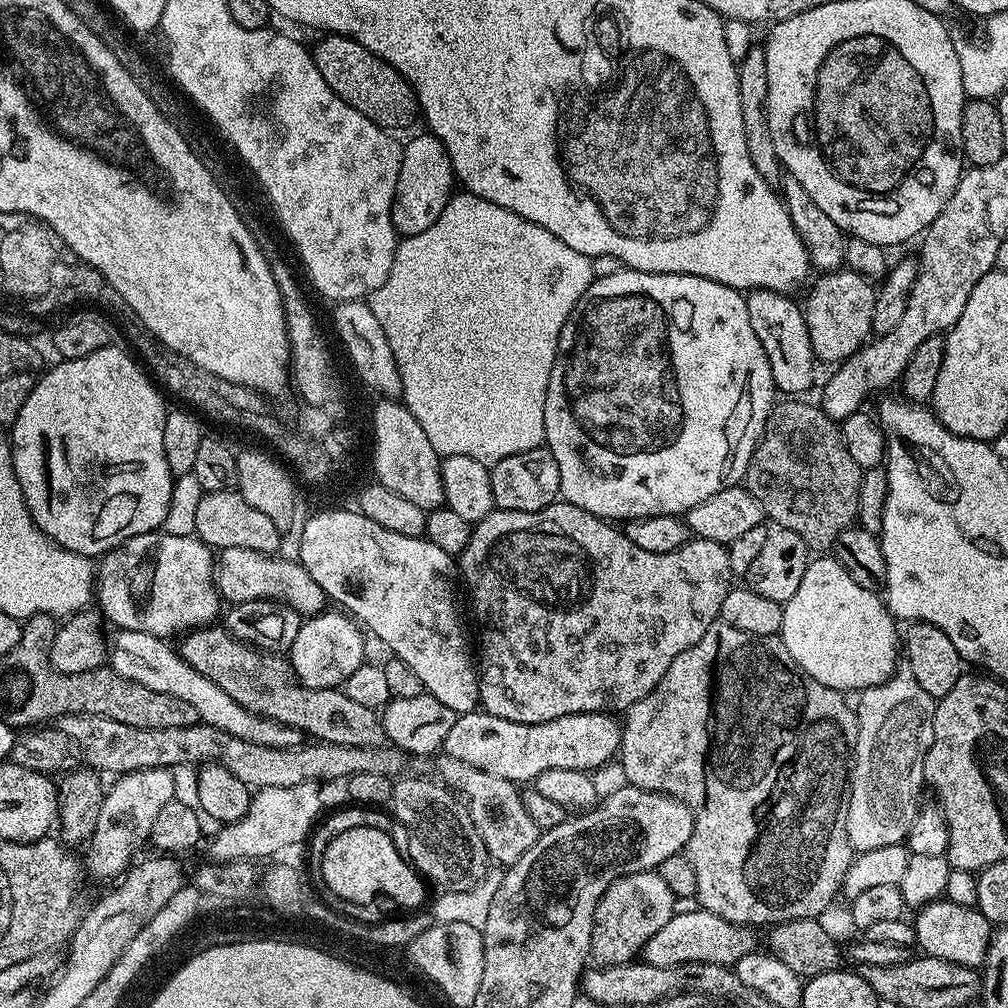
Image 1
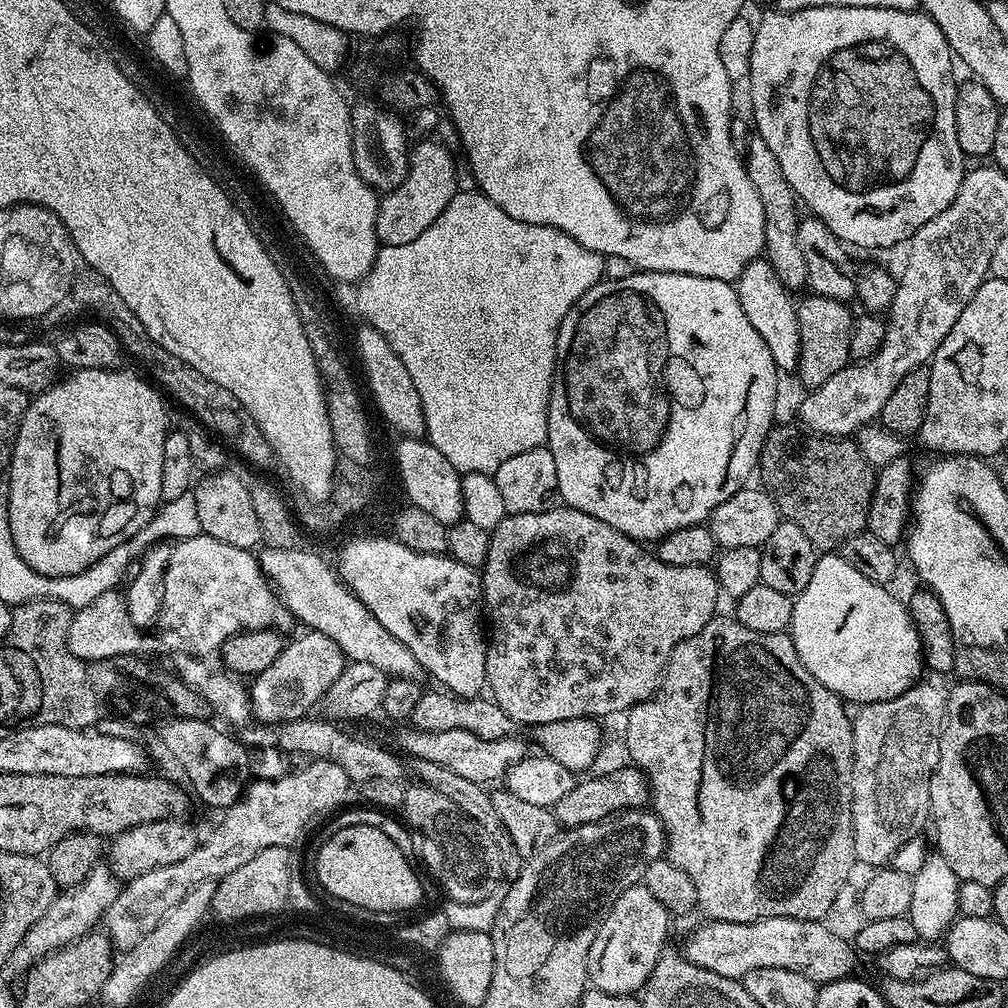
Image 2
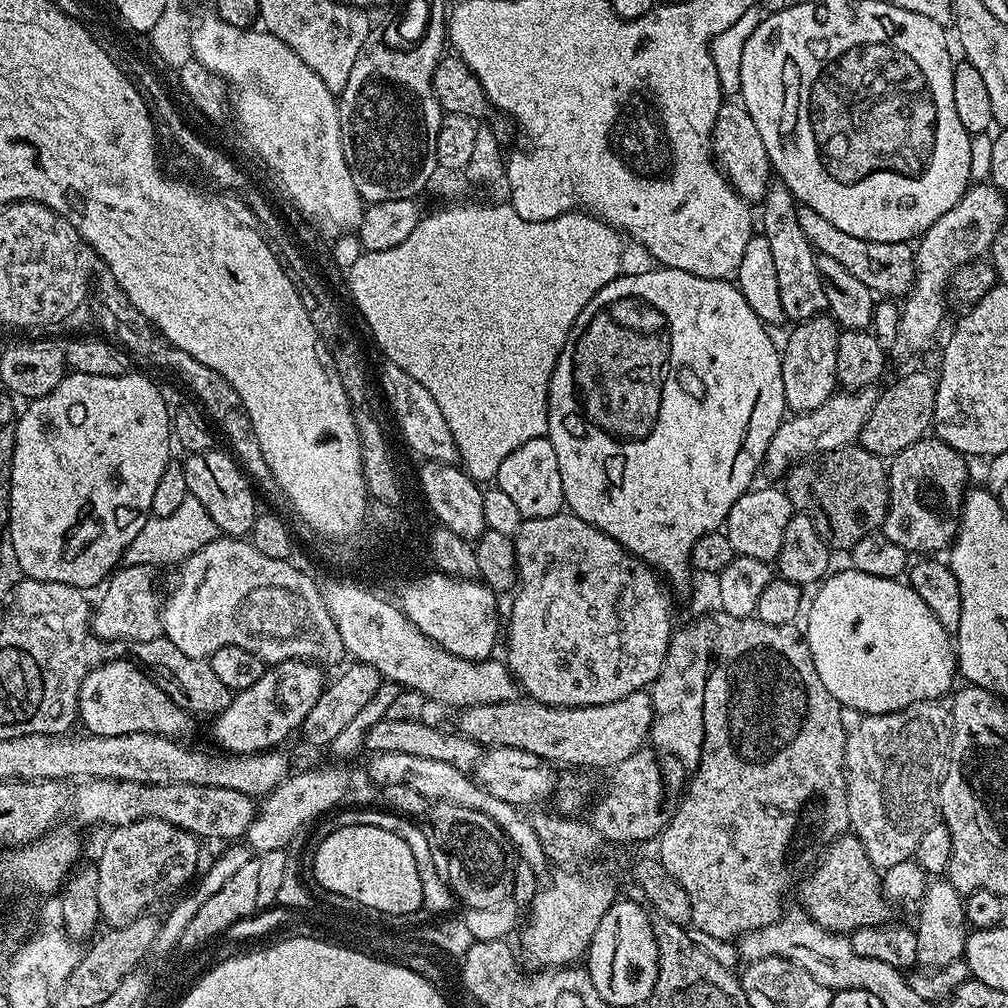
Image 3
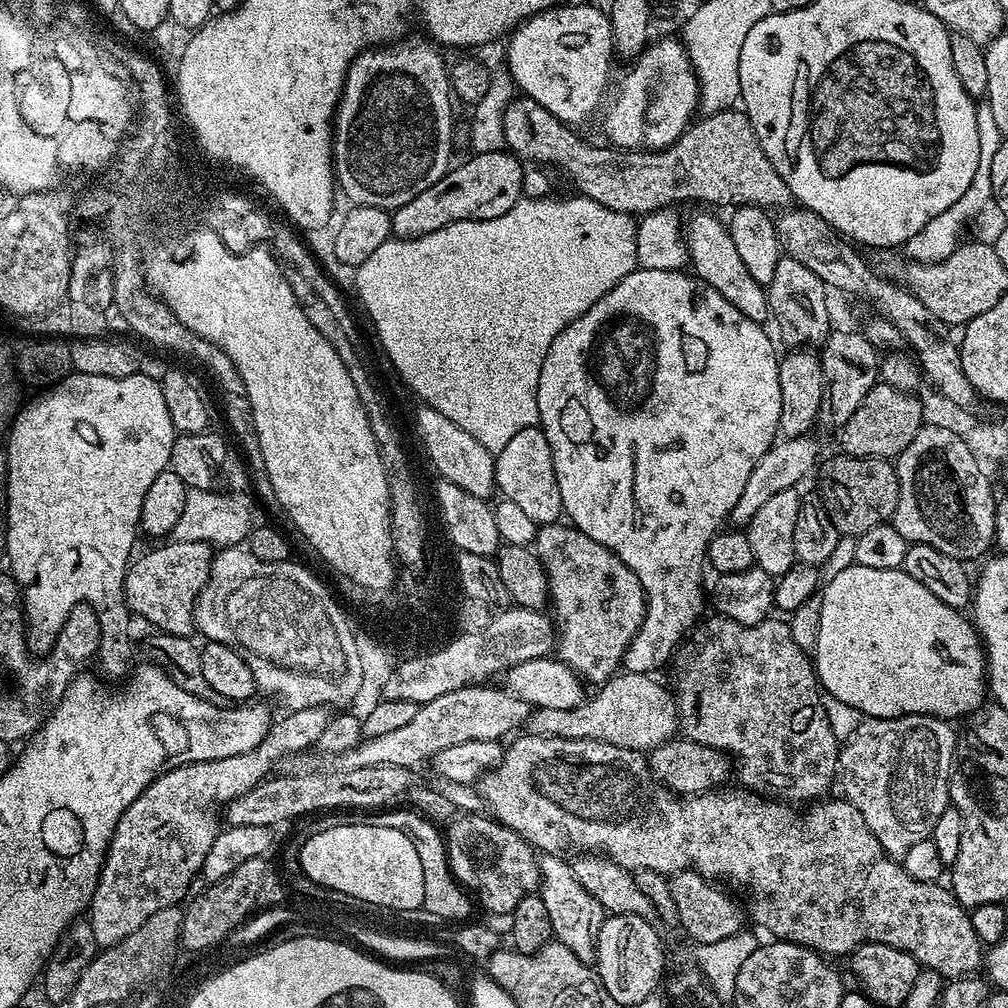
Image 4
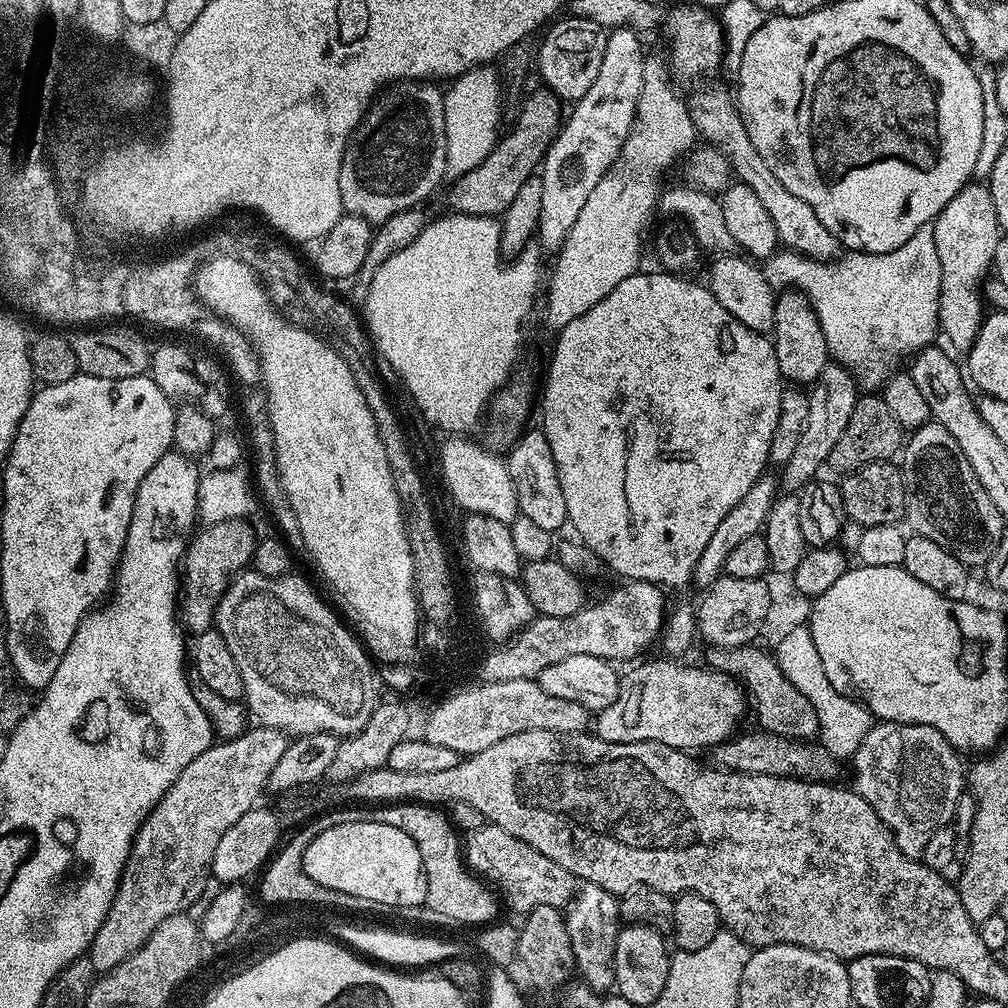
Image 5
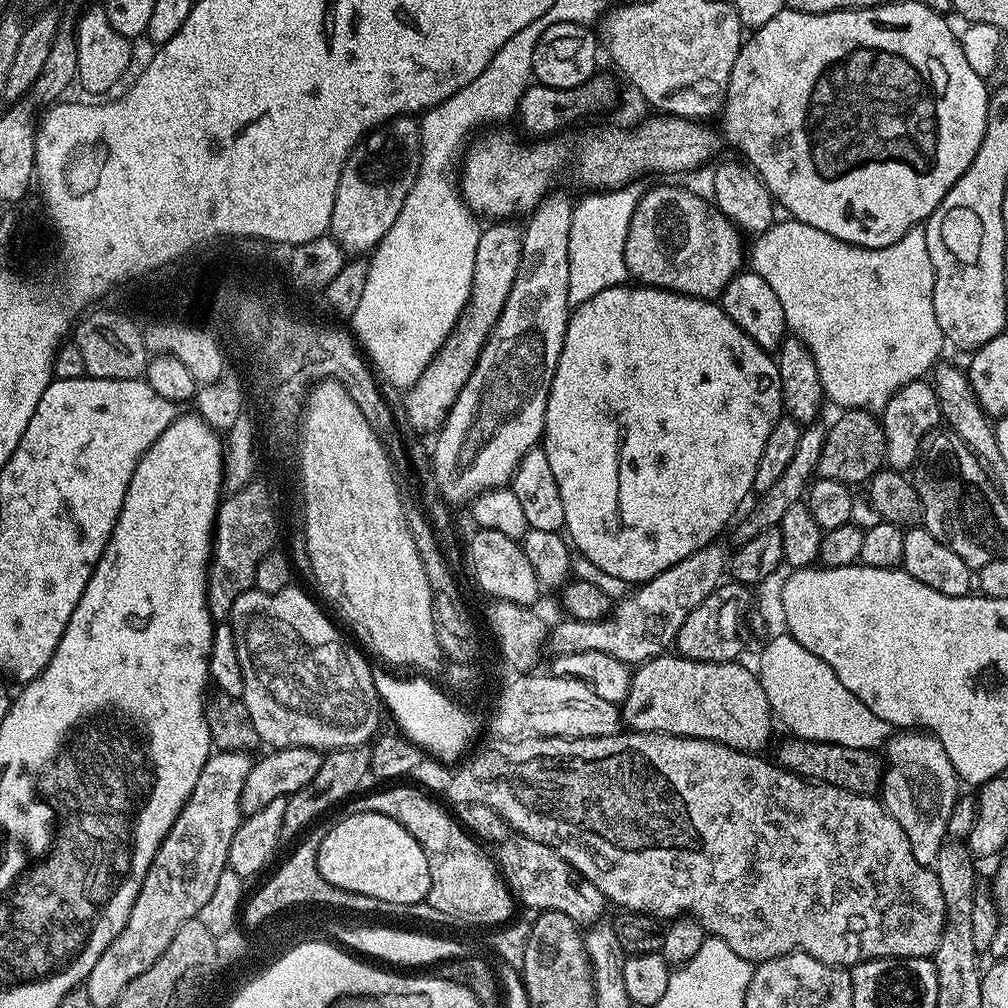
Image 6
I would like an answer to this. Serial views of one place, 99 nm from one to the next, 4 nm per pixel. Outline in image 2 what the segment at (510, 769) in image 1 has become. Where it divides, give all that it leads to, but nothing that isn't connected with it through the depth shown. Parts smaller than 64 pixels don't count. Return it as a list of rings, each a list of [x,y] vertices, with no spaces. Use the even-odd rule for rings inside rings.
[[[409,727],[402,731],[396,738],[397,749],[407,757],[422,758],[435,765],[444,766],[459,777],[468,778],[483,786],[490,785],[491,780],[496,780],[505,775],[512,765],[524,759],[526,749],[515,735],[503,736],[497,740],[480,738],[478,734],[470,734],[470,730],[434,730],[423,732],[417,728]]]

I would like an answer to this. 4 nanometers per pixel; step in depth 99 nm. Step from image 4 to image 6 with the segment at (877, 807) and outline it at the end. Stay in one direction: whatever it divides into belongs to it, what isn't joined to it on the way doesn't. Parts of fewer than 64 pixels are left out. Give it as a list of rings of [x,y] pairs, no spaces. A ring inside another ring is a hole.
[[[904,730],[899,734],[893,735],[886,745],[886,751],[888,751],[888,756],[886,755],[886,767],[884,769],[884,782],[882,785],[882,803],[884,809],[892,815],[894,822],[898,822],[898,826],[902,826],[902,830],[906,830],[906,838],[910,838],[910,850],[914,850],[914,858],[918,858],[920,864],[935,865],[938,854],[940,853],[940,847],[944,845],[946,837],[948,836],[950,814],[956,805],[956,797],[961,795],[962,781],[960,777],[956,775],[950,758],[946,758],[946,750],[942,750],[942,742],[938,742],[935,736],[923,730]]]

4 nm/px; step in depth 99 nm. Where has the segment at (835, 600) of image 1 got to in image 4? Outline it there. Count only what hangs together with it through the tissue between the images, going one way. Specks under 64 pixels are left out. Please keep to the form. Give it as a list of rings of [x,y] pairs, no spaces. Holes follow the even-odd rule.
[[[855,563],[823,585],[820,596],[818,642],[814,649],[814,667],[816,679],[827,695],[838,698],[838,702],[846,702],[846,706],[854,706],[865,717],[878,720],[889,720],[895,716],[907,714],[909,716],[938,716],[941,720],[956,722],[956,719],[959,721],[961,718],[971,716],[986,700],[986,657],[984,645],[979,632],[976,631],[975,623],[961,609],[946,606],[946,602],[942,602],[942,598],[934,598],[934,594],[930,594],[930,590],[926,590],[926,586],[922,586],[922,582],[910,578],[910,574],[906,574],[898,568],[870,570],[870,566]]]

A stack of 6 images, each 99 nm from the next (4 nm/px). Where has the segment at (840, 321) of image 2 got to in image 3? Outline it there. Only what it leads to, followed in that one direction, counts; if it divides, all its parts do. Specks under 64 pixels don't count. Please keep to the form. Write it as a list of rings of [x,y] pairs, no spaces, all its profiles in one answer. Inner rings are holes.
[[[821,314],[809,320],[799,321],[796,328],[782,344],[780,365],[782,366],[782,390],[784,406],[789,413],[799,414],[818,410],[837,391],[836,351],[840,332],[831,315]]]

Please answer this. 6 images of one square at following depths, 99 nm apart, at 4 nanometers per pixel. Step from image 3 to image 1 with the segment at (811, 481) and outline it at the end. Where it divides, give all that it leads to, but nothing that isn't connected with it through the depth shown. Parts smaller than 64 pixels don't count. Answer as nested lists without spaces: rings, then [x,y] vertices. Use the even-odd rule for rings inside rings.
[[[800,398],[785,400],[788,400],[785,404],[777,403],[768,413],[764,435],[752,452],[743,483],[775,527],[794,530],[794,534],[798,534],[809,549],[828,550],[845,530],[857,523],[862,470],[858,462],[850,458],[850,450],[846,450],[842,442],[839,423],[827,416],[823,408],[815,403],[803,404]]]

